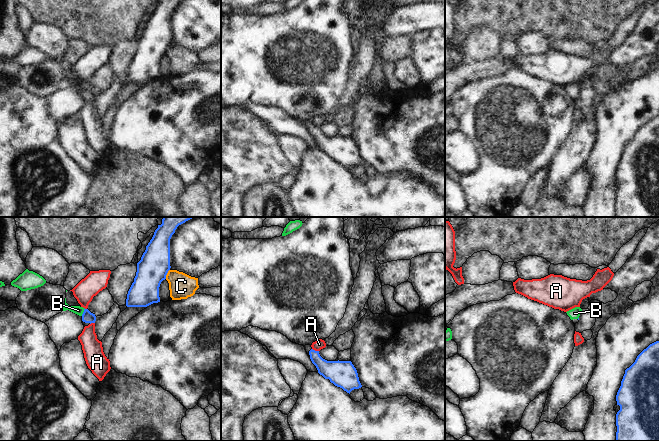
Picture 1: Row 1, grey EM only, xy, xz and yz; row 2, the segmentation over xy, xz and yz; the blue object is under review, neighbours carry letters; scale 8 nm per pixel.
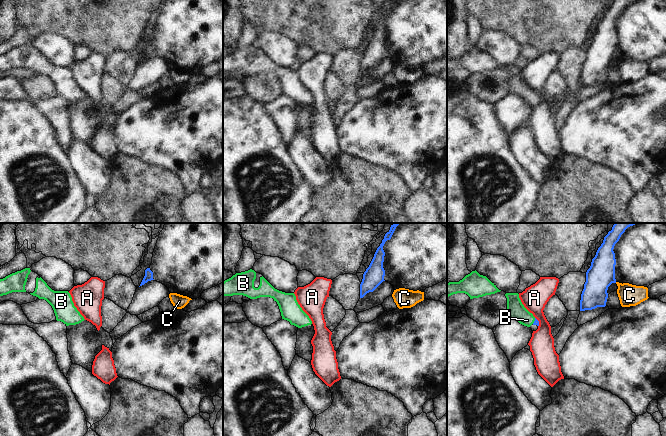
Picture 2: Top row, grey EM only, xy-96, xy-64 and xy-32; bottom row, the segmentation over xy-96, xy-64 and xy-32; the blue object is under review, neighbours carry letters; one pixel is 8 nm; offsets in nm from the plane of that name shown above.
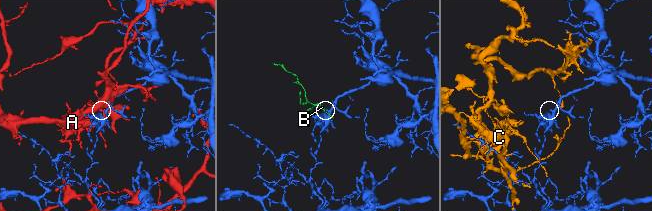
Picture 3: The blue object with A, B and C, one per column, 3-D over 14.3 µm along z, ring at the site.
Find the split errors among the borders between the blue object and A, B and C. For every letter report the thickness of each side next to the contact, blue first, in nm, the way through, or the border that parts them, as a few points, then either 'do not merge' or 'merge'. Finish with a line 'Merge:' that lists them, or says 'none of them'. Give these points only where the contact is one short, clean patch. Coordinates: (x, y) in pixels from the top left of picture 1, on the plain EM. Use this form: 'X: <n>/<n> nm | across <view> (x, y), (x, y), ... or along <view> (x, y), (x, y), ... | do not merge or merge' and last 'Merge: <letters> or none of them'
A: 180/80 nm | do not merge
B: 90/70 nm | across xy (87, 93), (83, 88), (78, 86) | merge
C: 240/200 nm | do not merge
Merge: B

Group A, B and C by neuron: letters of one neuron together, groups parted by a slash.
A / B / C

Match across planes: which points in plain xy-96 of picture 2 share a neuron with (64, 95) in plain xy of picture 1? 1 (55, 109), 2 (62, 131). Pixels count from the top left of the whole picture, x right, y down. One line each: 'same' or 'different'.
1: same
2: same

